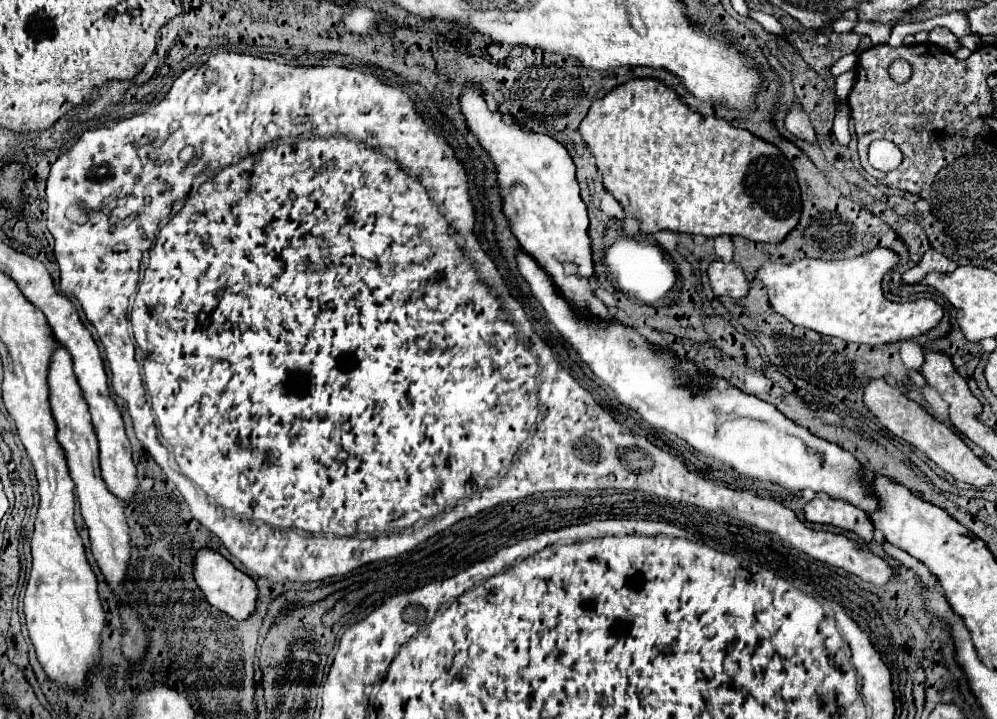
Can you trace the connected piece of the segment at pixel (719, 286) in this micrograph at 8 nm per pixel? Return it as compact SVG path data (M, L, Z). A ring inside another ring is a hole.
M715 259L711 261L707 273L709 273L709 283L715 295L729 295L739 299L749 291L749 283L743 275L743 269L733 263L723 263Z

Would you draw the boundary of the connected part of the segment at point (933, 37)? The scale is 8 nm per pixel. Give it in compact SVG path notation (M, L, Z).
M935 27L933 31L929 31L929 43L935 43L941 49L947 49L949 53L955 53L955 49L961 45L957 37L945 27Z

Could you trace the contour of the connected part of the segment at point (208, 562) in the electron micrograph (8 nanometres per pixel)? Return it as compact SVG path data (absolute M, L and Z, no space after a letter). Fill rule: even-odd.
M203 547L203 551L195 553L193 567L195 567L195 581L213 607L231 615L237 621L247 619L255 611L255 599L257 599L255 581L249 575L245 575L243 571L239 571L219 551L211 551L209 547Z

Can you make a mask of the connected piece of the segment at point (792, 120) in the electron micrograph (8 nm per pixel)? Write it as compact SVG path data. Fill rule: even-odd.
M791 109L785 117L785 127L787 131L791 131L795 137L811 143L811 145L817 145L817 135L815 135L815 129L807 117L805 111L801 109Z

